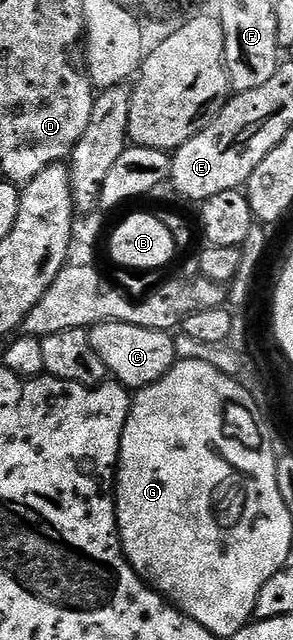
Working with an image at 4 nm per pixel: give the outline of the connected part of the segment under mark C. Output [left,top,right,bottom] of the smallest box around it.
[90,322,176,391]

